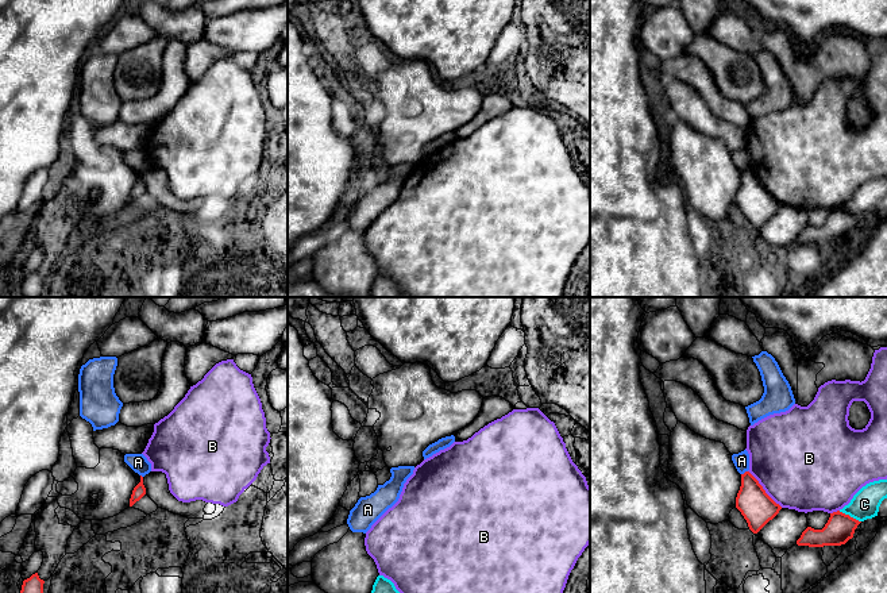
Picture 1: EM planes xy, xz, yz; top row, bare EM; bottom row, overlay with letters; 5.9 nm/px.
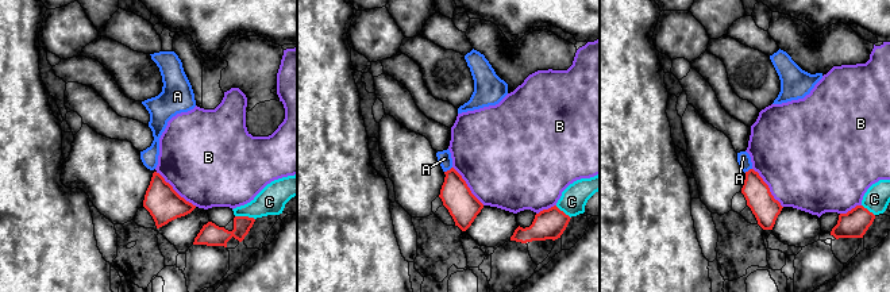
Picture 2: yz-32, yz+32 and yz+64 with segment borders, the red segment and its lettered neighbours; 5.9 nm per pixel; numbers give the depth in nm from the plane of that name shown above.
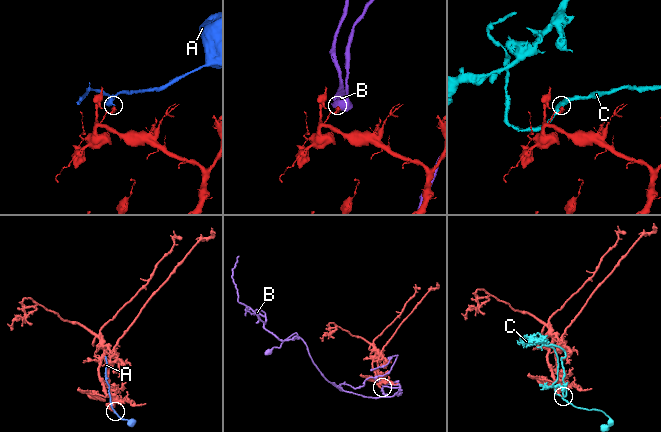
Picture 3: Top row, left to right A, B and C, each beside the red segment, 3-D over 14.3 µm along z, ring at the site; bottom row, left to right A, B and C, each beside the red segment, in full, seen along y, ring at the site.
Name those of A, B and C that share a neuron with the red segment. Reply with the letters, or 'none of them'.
none of them

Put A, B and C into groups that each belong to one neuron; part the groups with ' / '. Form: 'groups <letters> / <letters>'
groups A / B / C

